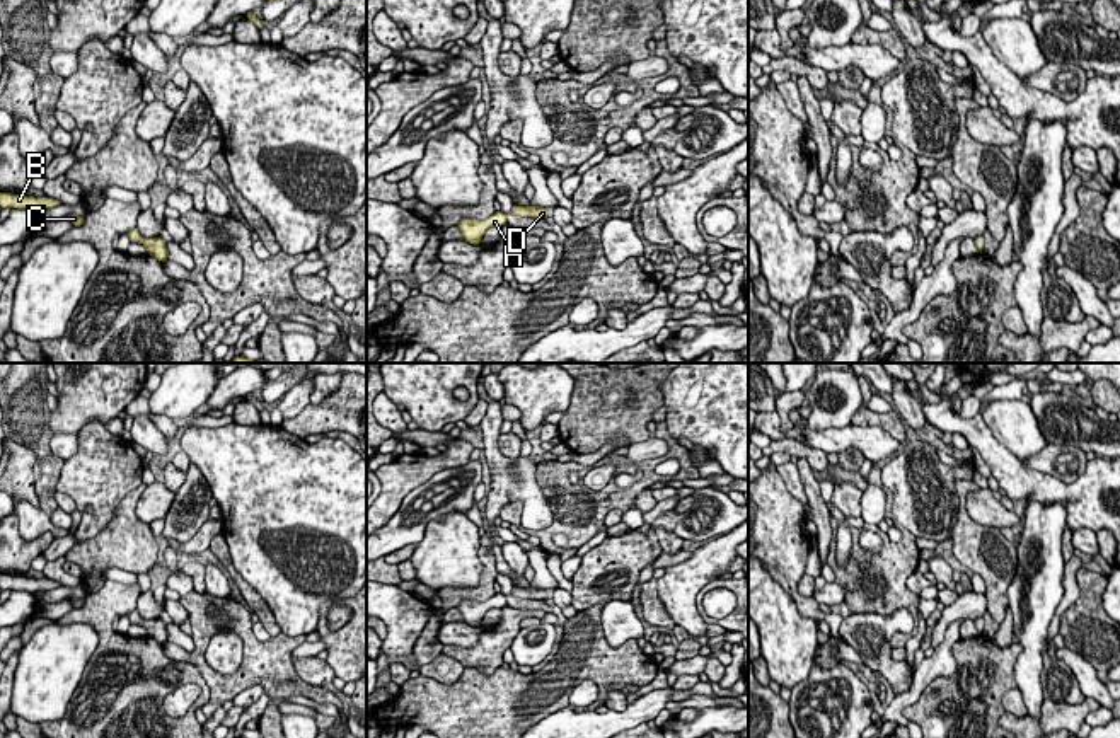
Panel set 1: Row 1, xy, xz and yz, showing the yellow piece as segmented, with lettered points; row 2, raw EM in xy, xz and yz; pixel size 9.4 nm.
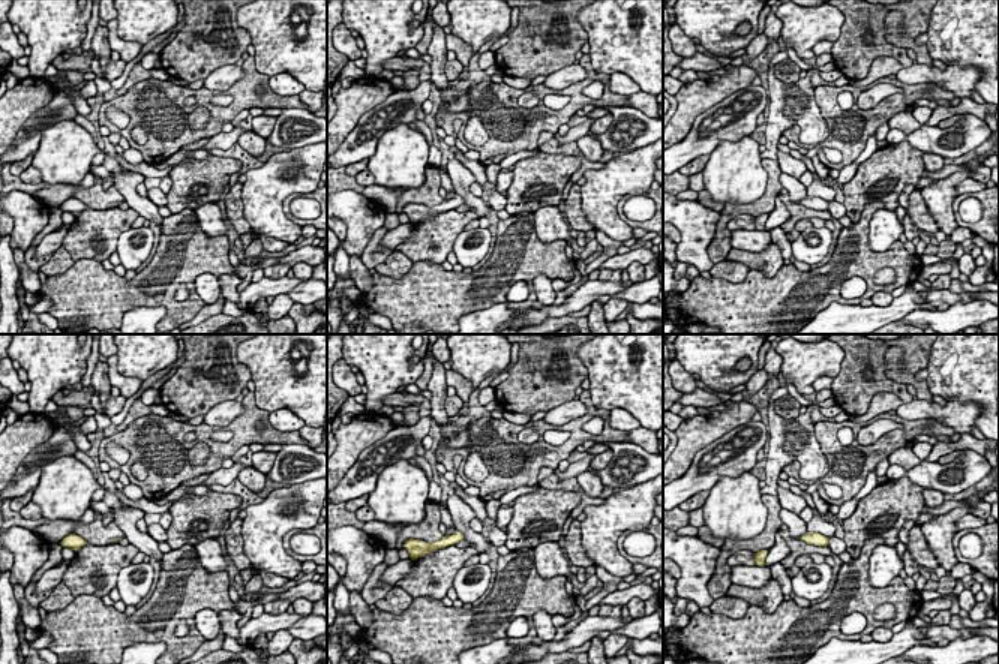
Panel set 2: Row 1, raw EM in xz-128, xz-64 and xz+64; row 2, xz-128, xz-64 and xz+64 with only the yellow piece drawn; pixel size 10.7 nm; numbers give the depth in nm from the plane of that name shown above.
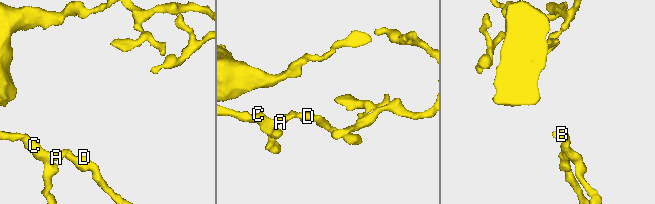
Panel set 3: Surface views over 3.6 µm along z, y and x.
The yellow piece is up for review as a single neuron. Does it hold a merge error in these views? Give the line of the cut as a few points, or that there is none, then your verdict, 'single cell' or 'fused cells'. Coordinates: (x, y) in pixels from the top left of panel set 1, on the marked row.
no cut; single cell

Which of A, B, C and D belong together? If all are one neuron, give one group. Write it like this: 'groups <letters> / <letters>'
groups A B C D

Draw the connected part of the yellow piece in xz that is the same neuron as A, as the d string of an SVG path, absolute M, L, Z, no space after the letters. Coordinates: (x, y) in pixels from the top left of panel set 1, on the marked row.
M513 206L511 211L506 215L503 211L496 211L488 220L460 220L457 225L464 235L464 240L474 245L481 244L482 235L491 227L503 227L510 215L517 216L532 216L546 220L549 216L547 210L542 206Z

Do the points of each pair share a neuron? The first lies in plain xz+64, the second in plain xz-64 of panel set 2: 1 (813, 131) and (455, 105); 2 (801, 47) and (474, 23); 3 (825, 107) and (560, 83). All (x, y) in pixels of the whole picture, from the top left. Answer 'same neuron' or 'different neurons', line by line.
1: same neuron
2: same neuron
3: different neurons

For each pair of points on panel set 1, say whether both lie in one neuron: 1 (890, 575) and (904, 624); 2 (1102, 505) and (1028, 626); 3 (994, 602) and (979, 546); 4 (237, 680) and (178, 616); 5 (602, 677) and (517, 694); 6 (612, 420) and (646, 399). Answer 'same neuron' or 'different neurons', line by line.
1: different neurons
2: different neurons
3: same neuron
4: different neurons
5: same neuron
6: same neuron

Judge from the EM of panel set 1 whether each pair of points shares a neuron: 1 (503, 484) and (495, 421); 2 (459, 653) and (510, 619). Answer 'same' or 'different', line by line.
1: same
2: same

